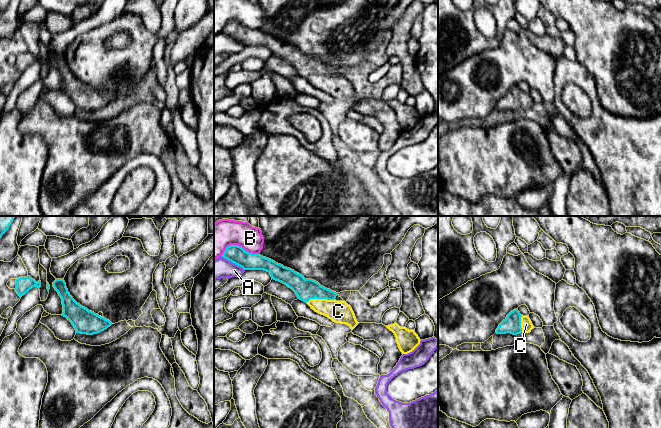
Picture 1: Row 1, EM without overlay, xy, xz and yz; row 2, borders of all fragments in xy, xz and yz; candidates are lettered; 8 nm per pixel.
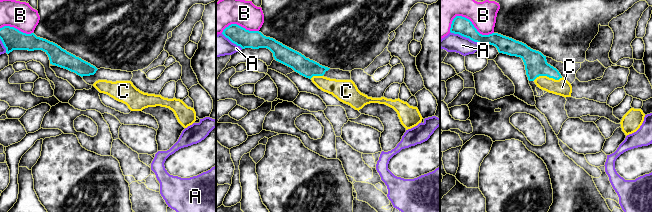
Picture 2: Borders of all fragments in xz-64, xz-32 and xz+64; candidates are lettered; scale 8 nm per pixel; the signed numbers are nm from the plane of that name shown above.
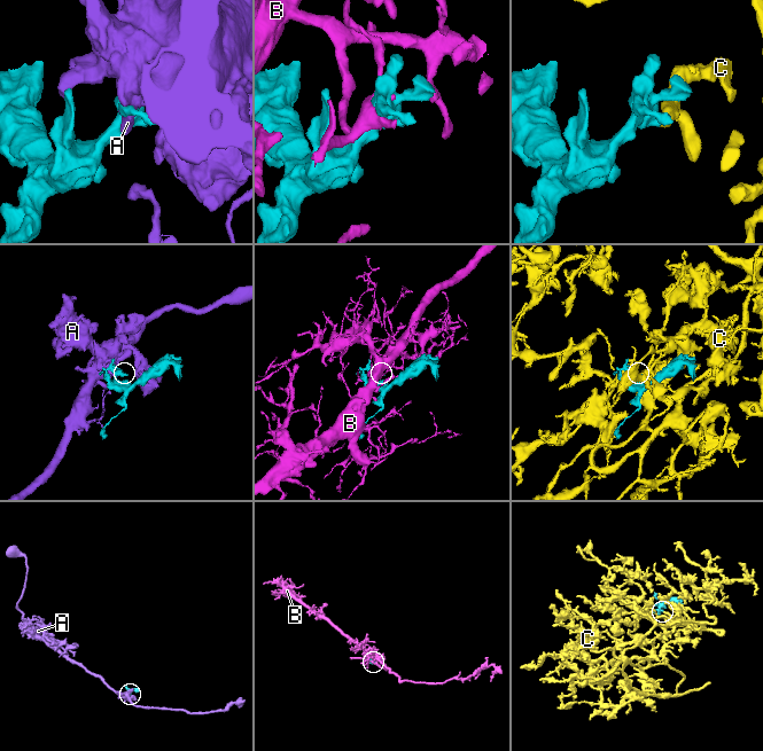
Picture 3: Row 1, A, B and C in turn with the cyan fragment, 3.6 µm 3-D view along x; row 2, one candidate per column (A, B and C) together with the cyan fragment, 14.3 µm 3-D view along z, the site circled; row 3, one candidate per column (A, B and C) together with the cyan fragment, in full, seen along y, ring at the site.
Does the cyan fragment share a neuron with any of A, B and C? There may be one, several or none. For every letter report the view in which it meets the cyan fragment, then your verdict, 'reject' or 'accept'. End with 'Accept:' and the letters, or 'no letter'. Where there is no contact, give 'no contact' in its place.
A: meets cyan in xz; reject
B: meets cyan in xz; reject
C: meets cyan in xz; accept
Accept: C

